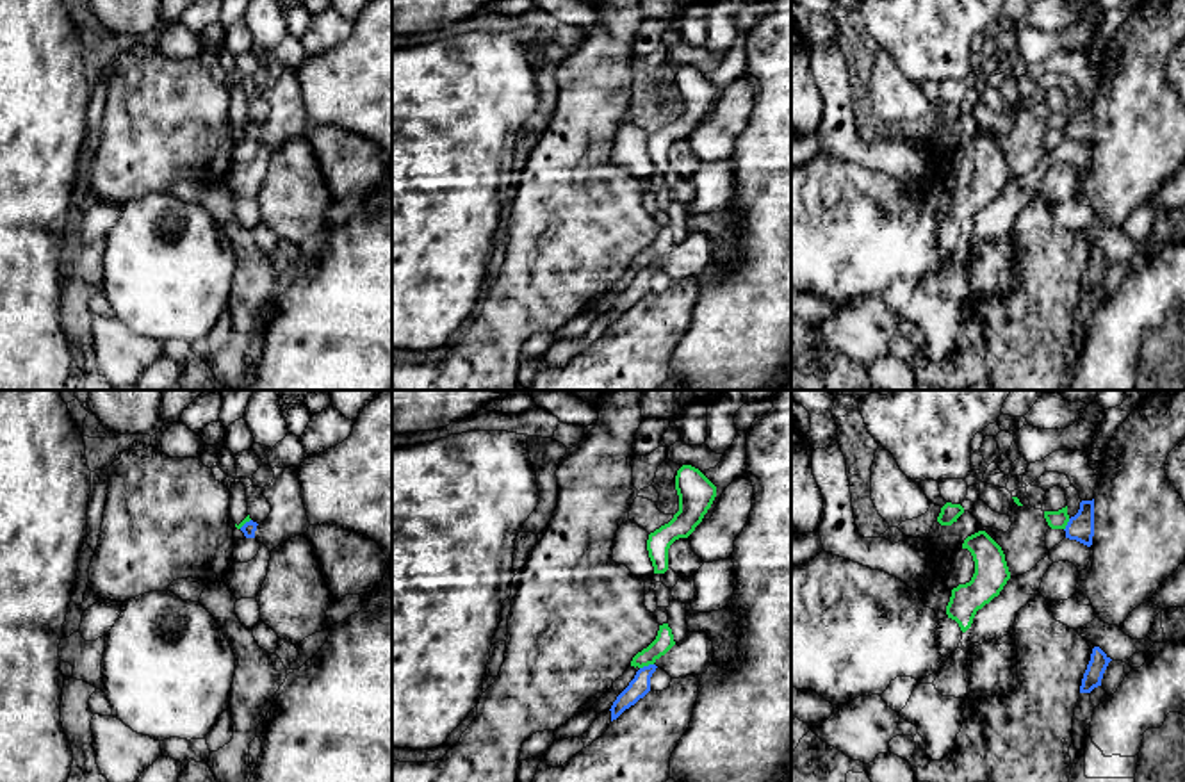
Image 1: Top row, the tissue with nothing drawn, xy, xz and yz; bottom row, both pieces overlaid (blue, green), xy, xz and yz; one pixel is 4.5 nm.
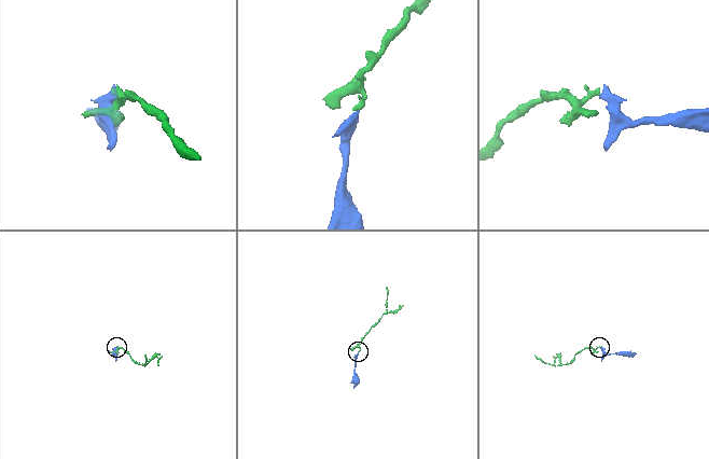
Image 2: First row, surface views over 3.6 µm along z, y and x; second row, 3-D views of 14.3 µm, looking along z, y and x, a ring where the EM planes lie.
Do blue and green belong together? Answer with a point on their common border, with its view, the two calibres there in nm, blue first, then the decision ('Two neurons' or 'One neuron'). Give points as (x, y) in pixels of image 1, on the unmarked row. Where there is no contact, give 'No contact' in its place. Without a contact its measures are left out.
Touches blue at xz (645, 268). Thickness 90 nm (blue) against 90 nm. Two neurons

